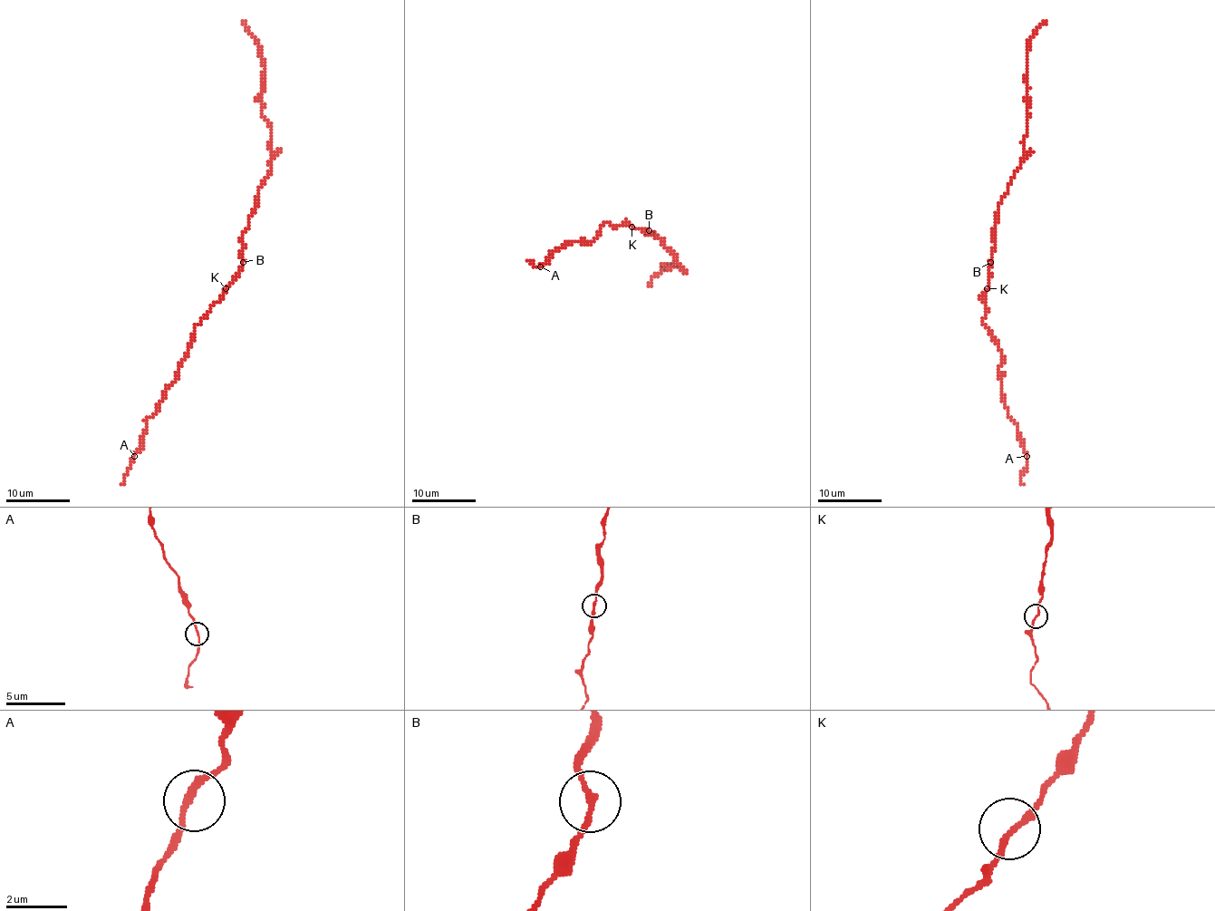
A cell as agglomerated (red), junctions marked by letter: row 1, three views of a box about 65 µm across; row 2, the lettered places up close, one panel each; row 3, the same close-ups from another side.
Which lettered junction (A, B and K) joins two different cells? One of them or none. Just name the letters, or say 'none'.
none

